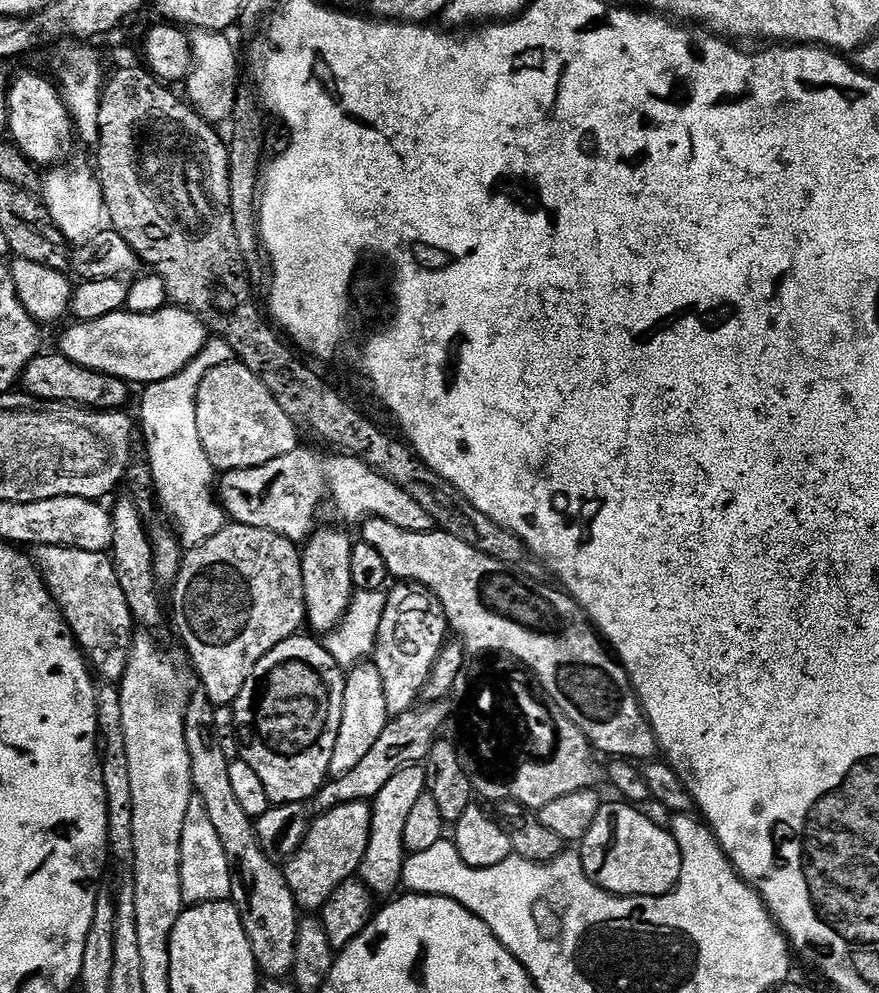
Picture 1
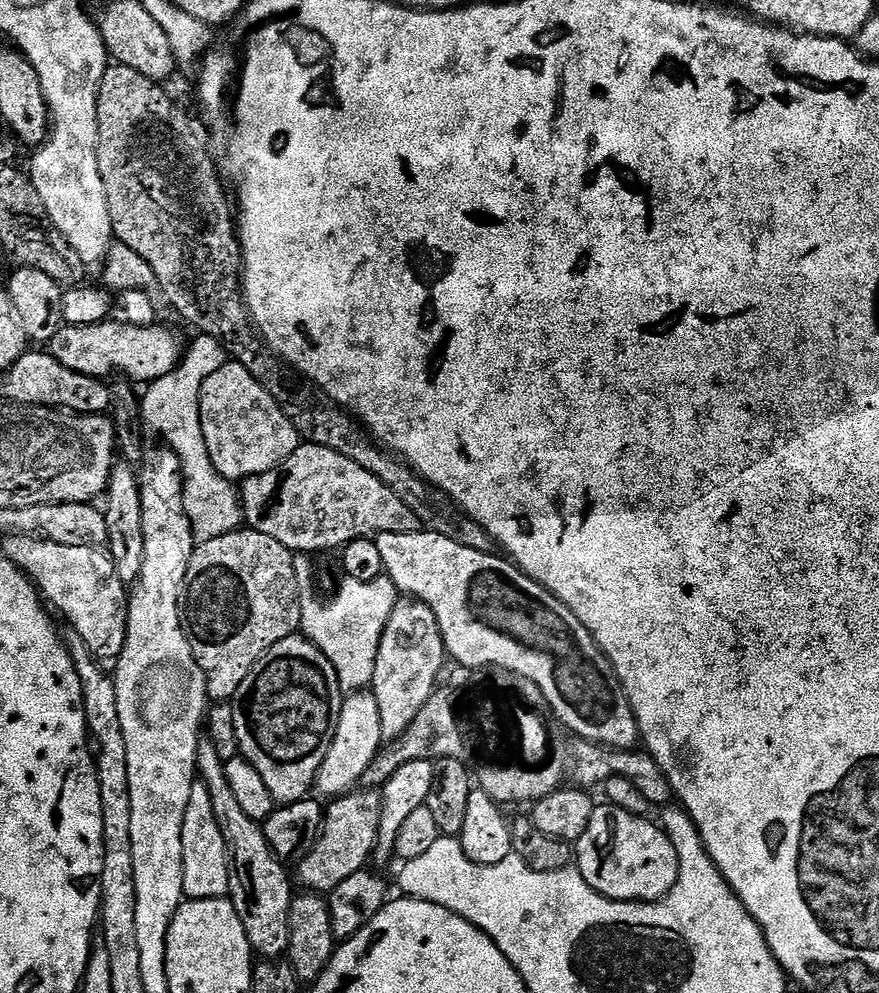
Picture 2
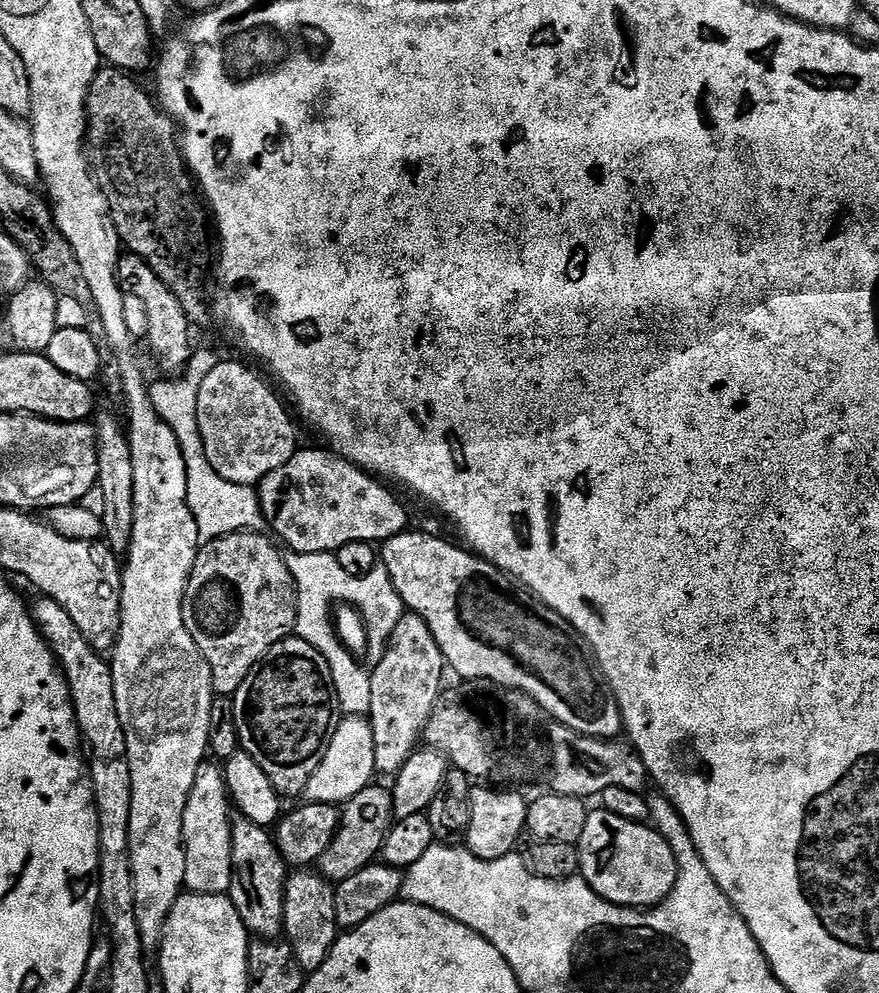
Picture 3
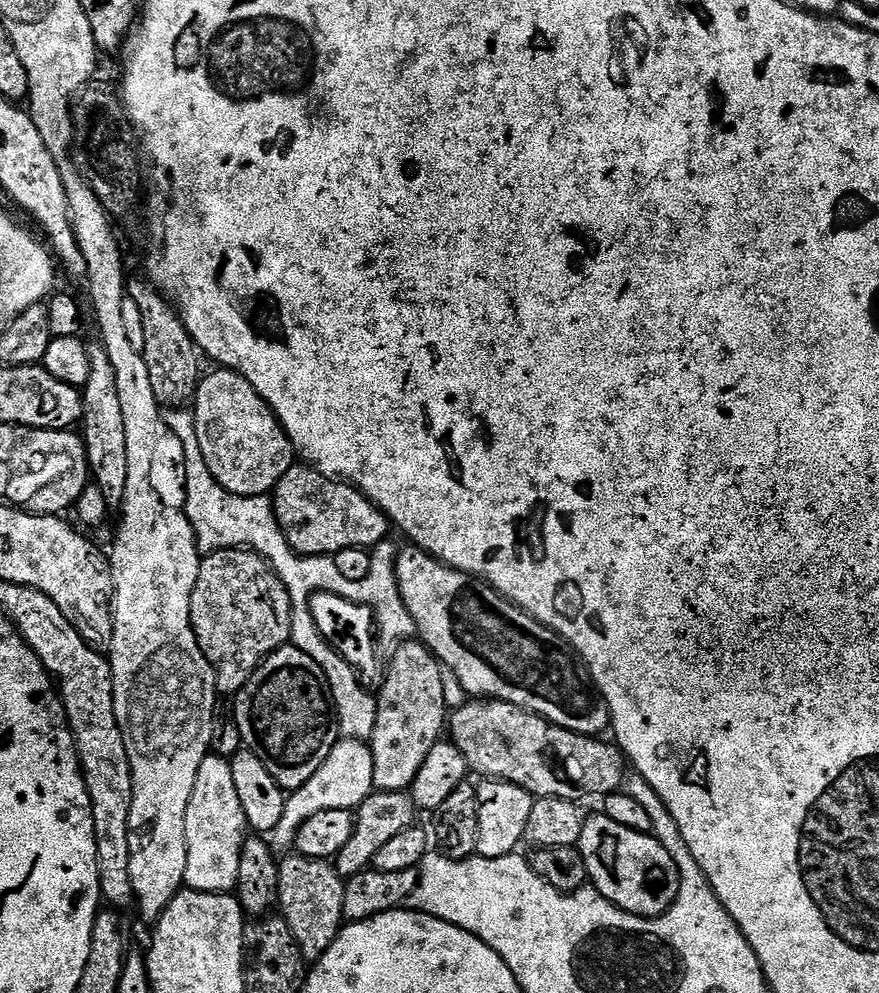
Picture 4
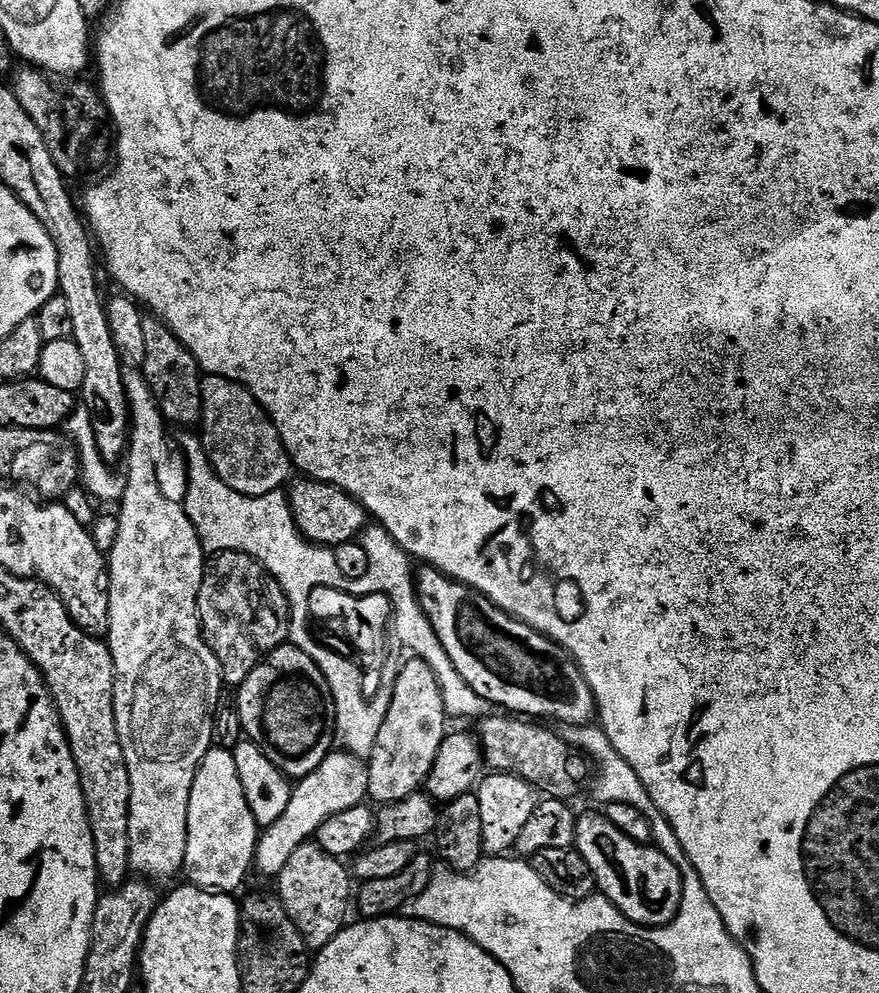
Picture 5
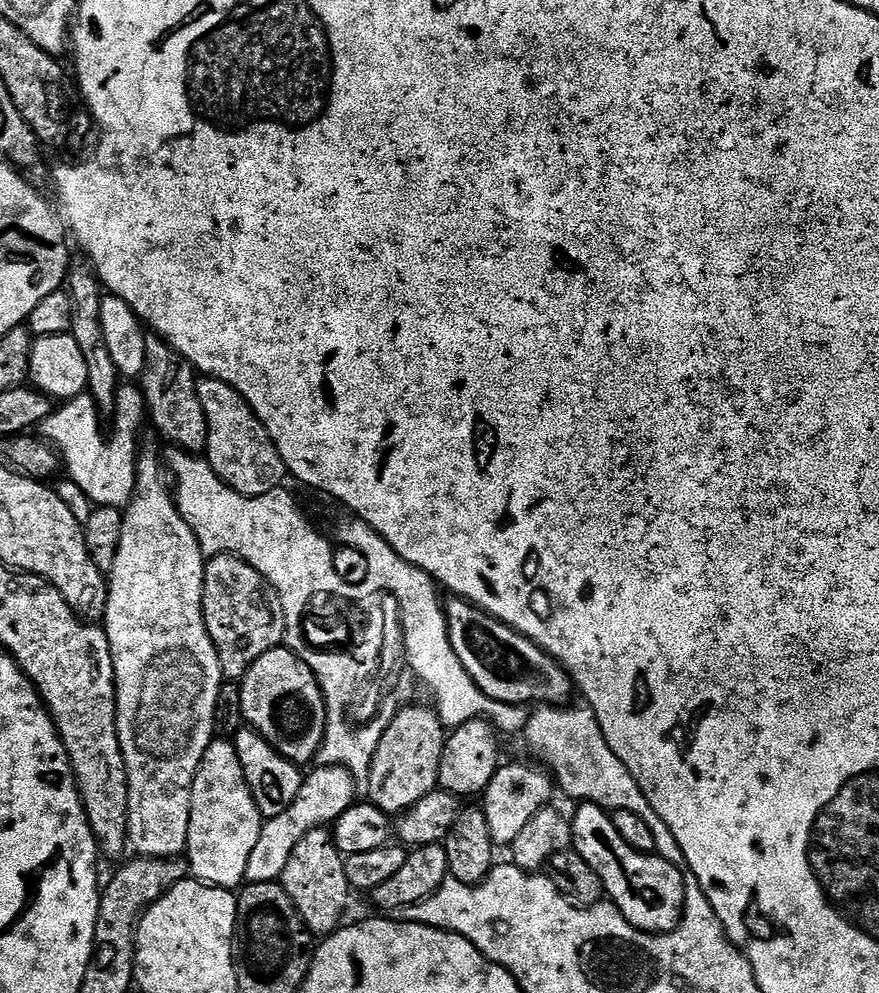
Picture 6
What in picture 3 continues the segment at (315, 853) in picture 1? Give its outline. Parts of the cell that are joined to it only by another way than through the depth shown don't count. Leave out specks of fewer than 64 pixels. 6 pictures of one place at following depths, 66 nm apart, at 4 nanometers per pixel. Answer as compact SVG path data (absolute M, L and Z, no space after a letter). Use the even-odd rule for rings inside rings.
M387 787L363 788L354 798L343 805L340 814L340 828L334 834L334 842L330 842L330 850L322 854L318 862L318 871L325 880L339 882L350 878L350 874L358 874L367 864L379 857L384 839L394 823L392 811L392 793Z

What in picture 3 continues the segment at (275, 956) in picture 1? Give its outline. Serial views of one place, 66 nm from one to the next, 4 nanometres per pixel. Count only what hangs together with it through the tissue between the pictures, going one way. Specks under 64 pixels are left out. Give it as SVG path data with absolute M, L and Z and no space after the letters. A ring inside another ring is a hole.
M239 814L232 818L232 886L230 899L238 910L242 922L253 937L262 940L276 940L284 930L284 884L290 875L289 865L276 849L273 833L267 828L250 822L250 818Z

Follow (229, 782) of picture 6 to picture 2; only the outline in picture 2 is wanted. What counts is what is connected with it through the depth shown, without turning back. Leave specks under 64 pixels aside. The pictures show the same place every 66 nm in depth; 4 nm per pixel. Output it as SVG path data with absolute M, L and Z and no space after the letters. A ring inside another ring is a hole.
M202 782L192 785L190 806L186 806L186 818L182 818L182 882L184 894L190 900L222 900L228 896L228 847L218 830L218 818L214 816L214 805L210 802L210 790Z

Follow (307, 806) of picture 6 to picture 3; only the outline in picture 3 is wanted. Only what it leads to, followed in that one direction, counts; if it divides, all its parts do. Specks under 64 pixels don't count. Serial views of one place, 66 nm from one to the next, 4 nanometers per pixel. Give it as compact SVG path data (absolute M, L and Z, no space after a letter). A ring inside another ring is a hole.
M344 718L336 728L334 738L326 750L326 758L322 758L322 766L314 770L310 782L304 788L303 799L309 804L334 804L343 806L354 798L363 788L373 783L372 776L377 775L376 763L374 762L374 734L371 723L364 718Z

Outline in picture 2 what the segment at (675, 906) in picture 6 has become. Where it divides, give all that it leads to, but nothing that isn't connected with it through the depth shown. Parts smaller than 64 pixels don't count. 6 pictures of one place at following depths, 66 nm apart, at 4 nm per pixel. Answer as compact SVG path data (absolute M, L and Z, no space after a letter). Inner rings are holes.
M607 802L596 807L586 834L575 841L574 864L600 896L607 900L655 902L667 896L678 882L680 863L672 837L650 821Z

